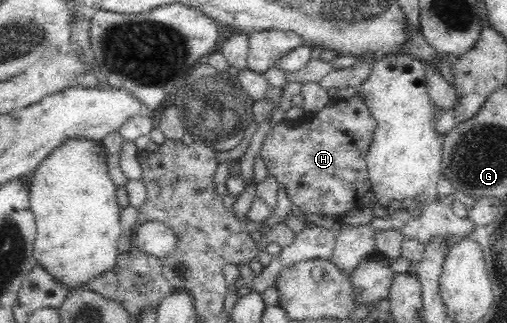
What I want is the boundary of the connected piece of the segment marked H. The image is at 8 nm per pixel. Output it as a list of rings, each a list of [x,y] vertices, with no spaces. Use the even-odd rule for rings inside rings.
[[[355,94],[333,107],[326,106],[312,115],[310,120],[298,119],[292,125],[285,125],[282,121],[267,135],[260,155],[269,167],[270,174],[277,177],[279,186],[287,190],[291,204],[301,210],[302,214],[325,214],[342,219],[344,214],[359,209],[362,198],[371,190],[366,157],[375,127],[376,121],[371,117],[362,97]]]

